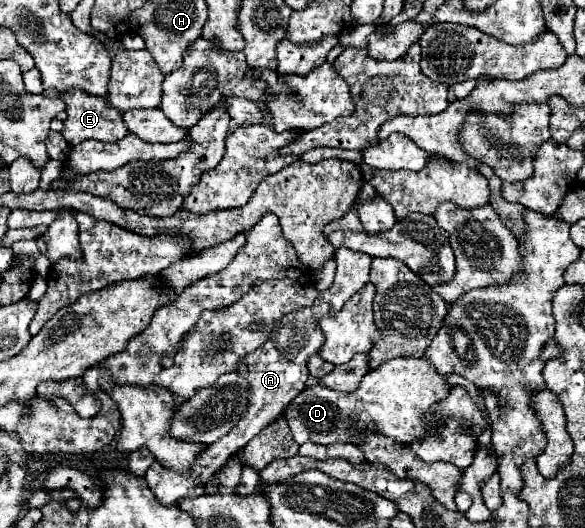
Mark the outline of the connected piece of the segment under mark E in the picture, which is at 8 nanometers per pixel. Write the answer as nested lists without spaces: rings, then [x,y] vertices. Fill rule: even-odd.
[[[82,90],[64,92],[60,98],[66,102],[66,120],[60,134],[68,144],[76,146],[82,140],[118,142],[128,134],[122,114],[116,108],[108,108],[102,98]]]

